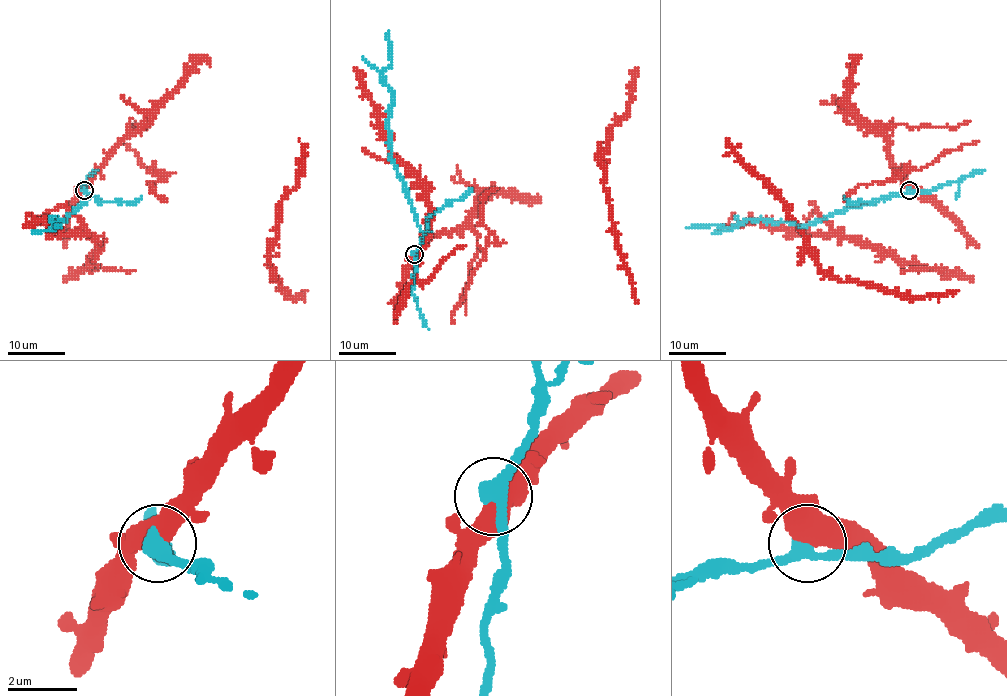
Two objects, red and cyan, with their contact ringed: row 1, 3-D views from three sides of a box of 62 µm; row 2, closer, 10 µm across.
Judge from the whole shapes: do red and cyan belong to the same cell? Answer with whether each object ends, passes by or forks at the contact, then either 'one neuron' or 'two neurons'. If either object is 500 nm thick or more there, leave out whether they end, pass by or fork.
one neuron

